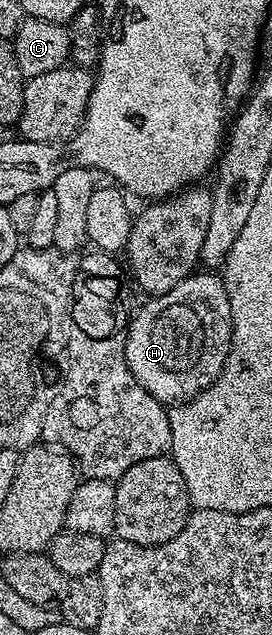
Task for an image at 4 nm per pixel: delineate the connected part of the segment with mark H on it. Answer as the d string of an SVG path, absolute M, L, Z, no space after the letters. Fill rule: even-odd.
M195 273L189 275L187 279L184 281L180 281L180 285L176 285L172 289L168 289L168 293L164 293L163 295L159 295L157 297L150 297L145 300L146 304L143 305L142 308L139 309L138 312L133 312L132 318L129 320L127 329L126 329L126 360L128 361L128 369L132 369L132 373L136 377L136 381L140 386L142 386L145 391L148 393L152 393L152 397L156 397L156 401L160 401L164 405L177 405L180 403L185 403L191 399L195 399L198 394L201 393L204 389L208 389L211 387L216 381L216 377L218 374L224 369L224 361L228 357L228 353L230 352L230 346L232 345L232 329L234 326L232 325L232 309L230 308L230 302L228 301L228 289L226 288L226 280L223 278L221 274L218 273L202 273L206 275L201 275L201 273Z

